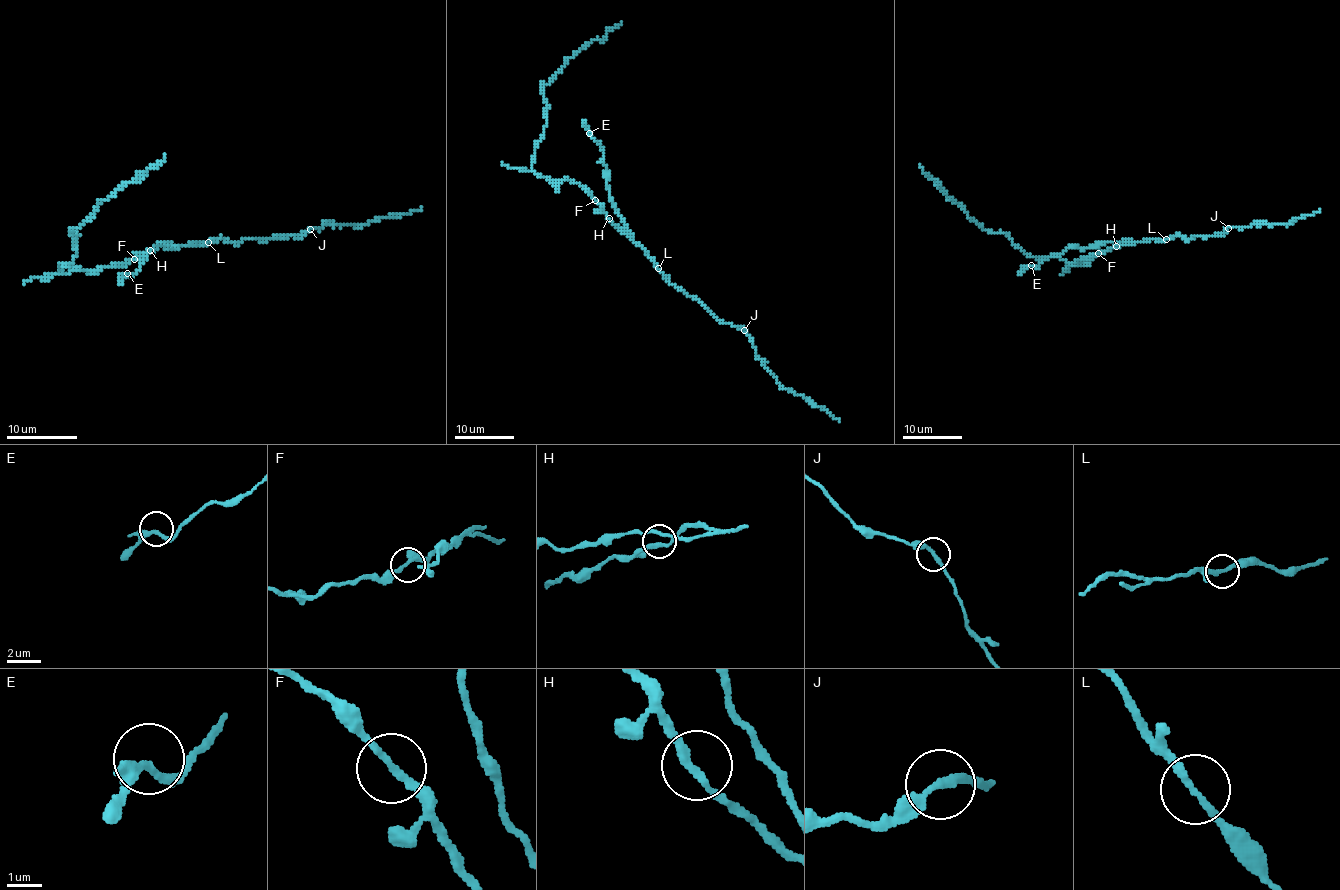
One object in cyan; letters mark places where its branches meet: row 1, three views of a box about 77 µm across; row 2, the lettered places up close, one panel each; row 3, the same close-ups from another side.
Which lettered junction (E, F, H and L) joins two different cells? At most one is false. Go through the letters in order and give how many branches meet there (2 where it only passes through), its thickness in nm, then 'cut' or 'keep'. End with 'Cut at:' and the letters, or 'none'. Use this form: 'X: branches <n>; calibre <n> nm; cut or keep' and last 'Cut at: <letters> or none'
E: branches 2; calibre 200 nm; keep
F: branches 2; calibre 200 nm; keep
H: branches 2; calibre 240 nm; keep
L: branches 2; calibre 200 nm; keep
Cut at: none

